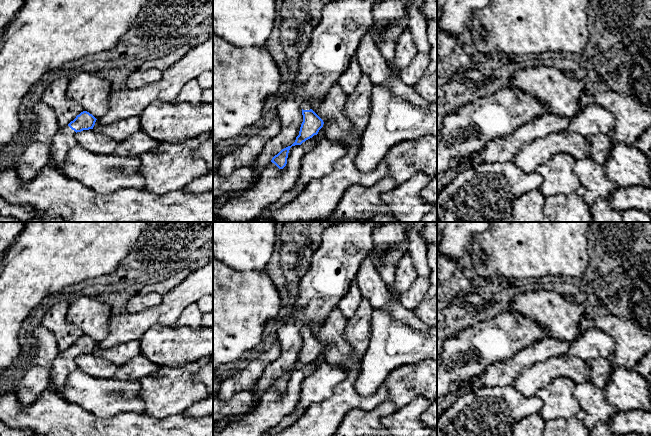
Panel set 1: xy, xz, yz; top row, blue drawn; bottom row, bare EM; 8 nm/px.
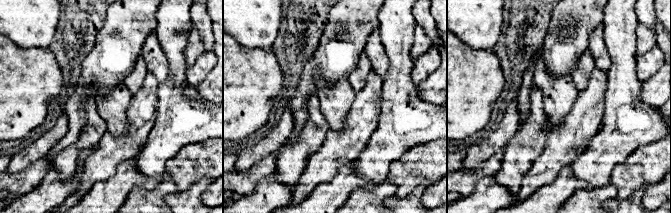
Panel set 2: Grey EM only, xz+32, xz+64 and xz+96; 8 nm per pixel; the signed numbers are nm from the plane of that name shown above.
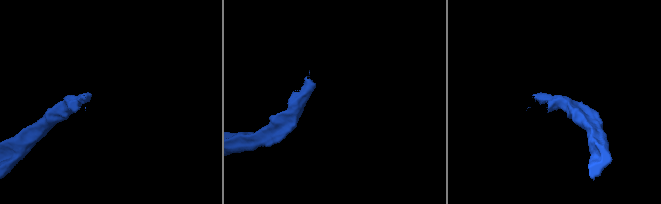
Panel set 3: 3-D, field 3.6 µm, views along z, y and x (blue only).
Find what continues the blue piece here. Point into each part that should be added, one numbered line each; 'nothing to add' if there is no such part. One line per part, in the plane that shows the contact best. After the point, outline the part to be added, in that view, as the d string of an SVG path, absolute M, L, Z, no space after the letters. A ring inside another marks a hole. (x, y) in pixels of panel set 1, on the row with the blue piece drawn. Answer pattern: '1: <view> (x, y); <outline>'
1: xy (64, 140); M68 125L60 127L52 139L51 158L58 164L63 164L67 153L77 145L76 132Z

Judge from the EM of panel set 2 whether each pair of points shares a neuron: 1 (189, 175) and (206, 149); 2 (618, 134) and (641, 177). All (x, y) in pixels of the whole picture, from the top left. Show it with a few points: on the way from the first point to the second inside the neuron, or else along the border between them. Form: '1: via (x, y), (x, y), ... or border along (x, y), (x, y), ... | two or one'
1: via (189, 169), (203, 155) | one
2: border along (649, 142), (638, 146), (612, 171) | two

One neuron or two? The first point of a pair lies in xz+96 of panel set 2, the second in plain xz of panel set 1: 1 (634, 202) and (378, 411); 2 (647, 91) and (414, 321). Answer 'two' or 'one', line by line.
1: two
2: two

